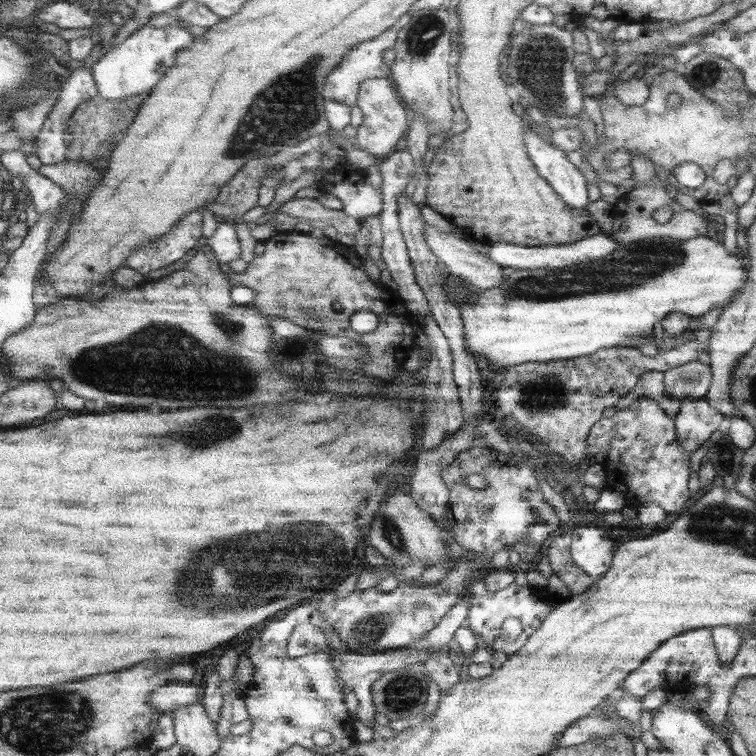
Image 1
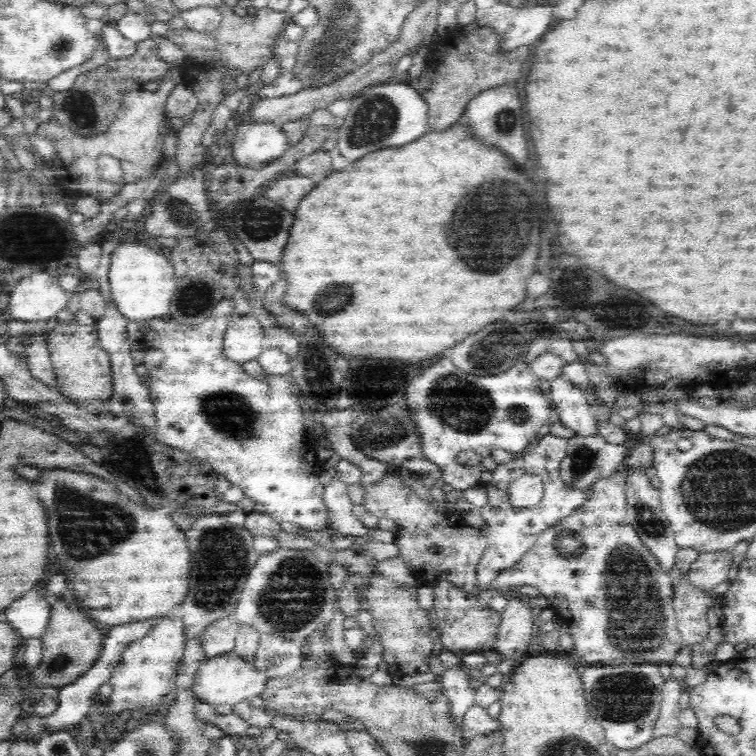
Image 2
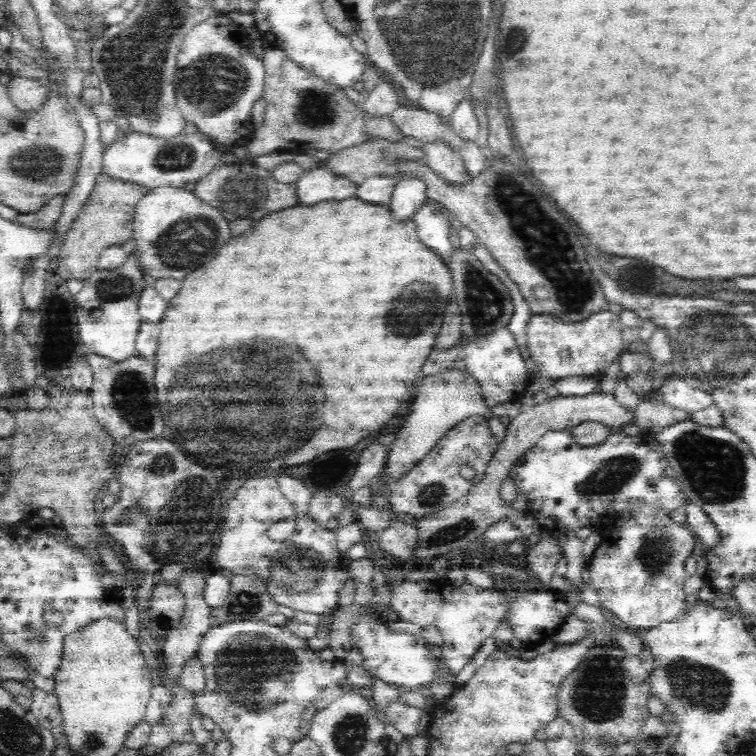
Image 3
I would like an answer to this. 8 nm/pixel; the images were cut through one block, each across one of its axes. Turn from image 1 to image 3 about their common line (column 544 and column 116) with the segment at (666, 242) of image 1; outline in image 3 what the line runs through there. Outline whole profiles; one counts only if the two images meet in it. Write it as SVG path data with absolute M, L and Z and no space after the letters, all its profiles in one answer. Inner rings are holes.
M130 255L127 262L115 270L94 272L74 297L80 342L94 354L114 362L138 356L134 346L143 322L139 316L138 302L147 283L135 255Z

